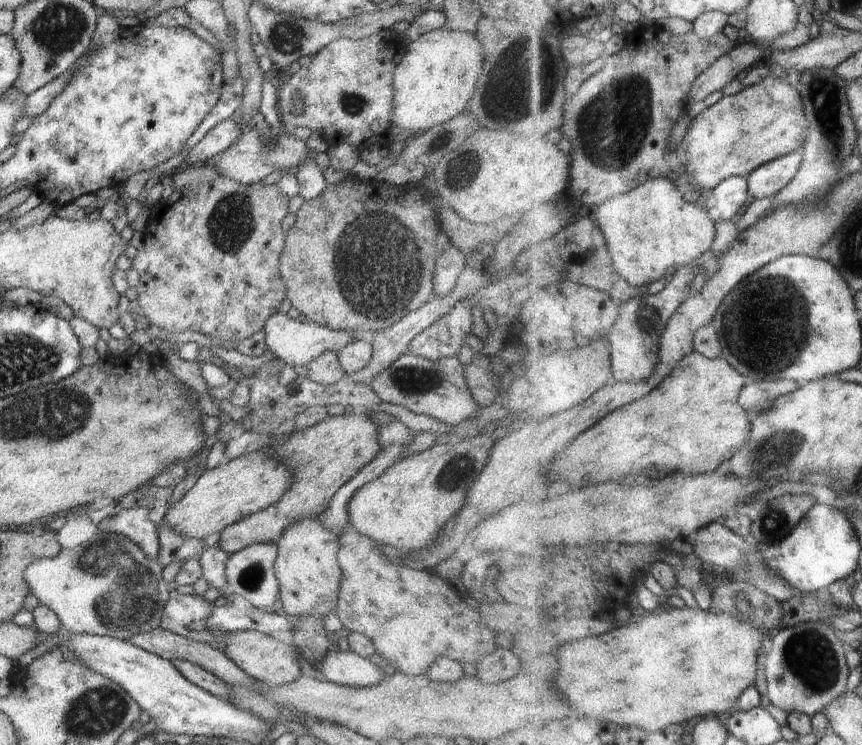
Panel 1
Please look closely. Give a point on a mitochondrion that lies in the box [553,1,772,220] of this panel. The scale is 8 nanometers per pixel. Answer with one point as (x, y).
(626, 133)

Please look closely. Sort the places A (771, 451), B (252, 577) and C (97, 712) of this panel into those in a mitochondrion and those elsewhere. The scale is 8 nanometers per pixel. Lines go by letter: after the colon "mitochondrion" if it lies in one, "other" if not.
A: mitochondrion
B: mitochondrion
C: mitochondrion

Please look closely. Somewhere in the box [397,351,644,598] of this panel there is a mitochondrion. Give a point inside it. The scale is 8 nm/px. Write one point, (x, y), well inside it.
(449, 478)

